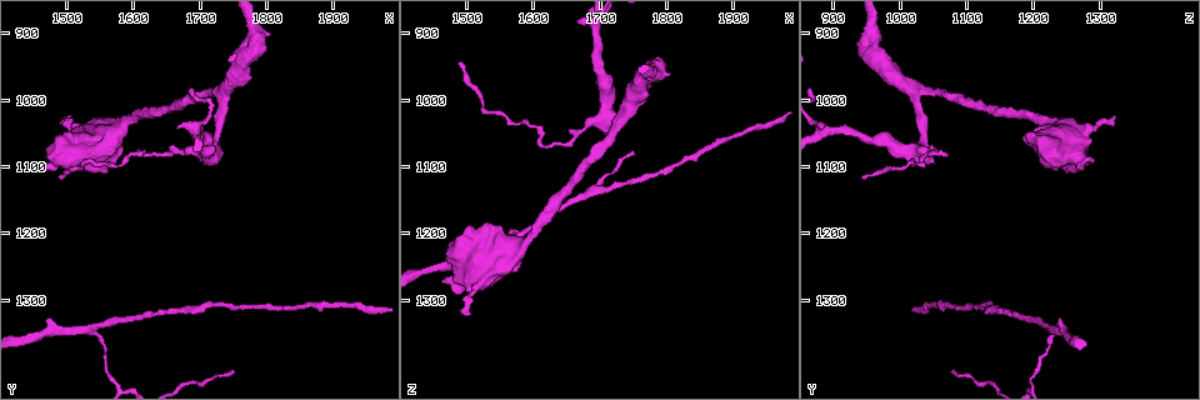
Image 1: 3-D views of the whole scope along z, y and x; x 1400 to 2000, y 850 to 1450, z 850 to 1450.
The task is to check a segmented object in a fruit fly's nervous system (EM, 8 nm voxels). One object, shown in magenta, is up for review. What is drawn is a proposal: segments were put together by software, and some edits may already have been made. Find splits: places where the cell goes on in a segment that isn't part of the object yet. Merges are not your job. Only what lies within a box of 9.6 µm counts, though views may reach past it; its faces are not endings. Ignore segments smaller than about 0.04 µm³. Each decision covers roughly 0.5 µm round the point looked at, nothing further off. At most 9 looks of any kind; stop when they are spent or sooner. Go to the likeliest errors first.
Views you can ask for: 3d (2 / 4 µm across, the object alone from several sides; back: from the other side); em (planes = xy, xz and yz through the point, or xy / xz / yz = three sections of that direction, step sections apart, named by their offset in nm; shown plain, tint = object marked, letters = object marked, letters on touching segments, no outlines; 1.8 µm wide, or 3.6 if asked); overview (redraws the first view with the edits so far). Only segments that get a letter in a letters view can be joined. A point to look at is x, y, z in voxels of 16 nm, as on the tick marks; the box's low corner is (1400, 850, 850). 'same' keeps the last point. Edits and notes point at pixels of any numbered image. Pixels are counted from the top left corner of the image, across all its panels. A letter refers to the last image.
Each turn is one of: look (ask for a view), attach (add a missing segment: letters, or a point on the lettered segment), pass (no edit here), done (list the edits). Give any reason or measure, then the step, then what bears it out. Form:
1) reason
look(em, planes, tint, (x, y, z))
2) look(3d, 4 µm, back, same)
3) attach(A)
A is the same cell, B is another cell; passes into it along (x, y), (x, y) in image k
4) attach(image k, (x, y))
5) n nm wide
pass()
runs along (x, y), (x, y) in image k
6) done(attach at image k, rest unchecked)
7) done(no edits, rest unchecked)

tapers out
look(3d, 4 µm, (1490, 1115, 945))

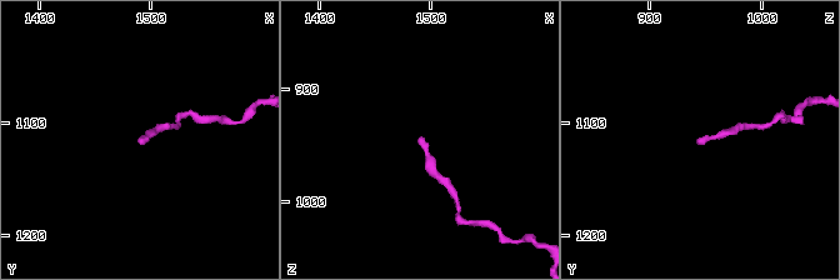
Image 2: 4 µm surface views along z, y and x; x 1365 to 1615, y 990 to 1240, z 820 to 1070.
look(em, planes, letters, (1490, 1116, 944))

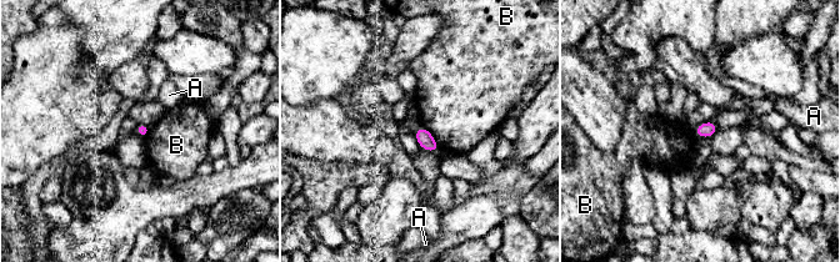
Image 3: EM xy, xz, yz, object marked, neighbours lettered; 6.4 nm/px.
pass()
A and B are other cells; border along (420, 125), (430, 132), (440, 149) in image 3; none of them fits

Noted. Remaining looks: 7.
look(em, planes, tint, (1785, 920, 955))

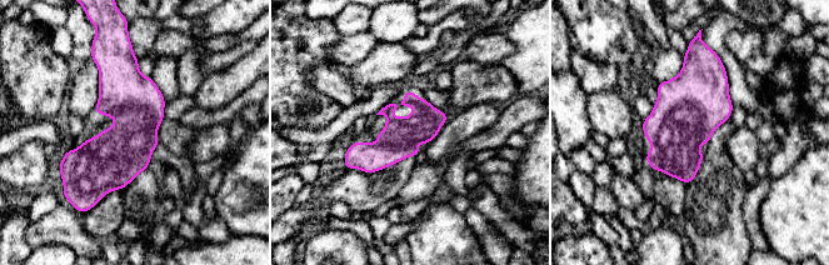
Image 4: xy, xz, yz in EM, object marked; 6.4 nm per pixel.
look(em, planes, letters, same)

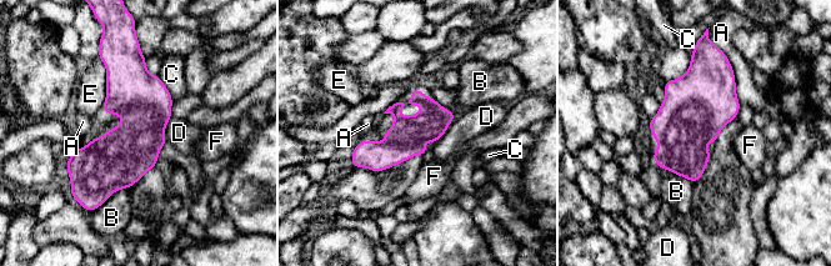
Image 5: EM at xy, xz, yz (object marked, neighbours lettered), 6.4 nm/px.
pass()
A, B, C, D, E and F are other cells; border along (456, 115), (447, 130), (431, 144) in image 5; no lettered segment goes on from it

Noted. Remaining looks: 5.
arms part here
look(em, xy, step 4, letters, (1710, 1080, 1030))

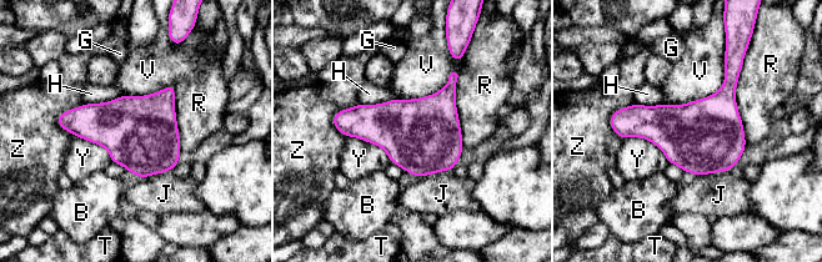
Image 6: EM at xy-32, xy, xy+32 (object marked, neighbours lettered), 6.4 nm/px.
480 nm wide
pass()
B, G, H, J, R, T, V, Y and Z are other cells; border along (725, 53), (716, 91), (660, 105) in image 6; no lettered segment goes on from it

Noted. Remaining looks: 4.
thick end
look(em, xy, step 4, tint, (1465, 1105, 1275))

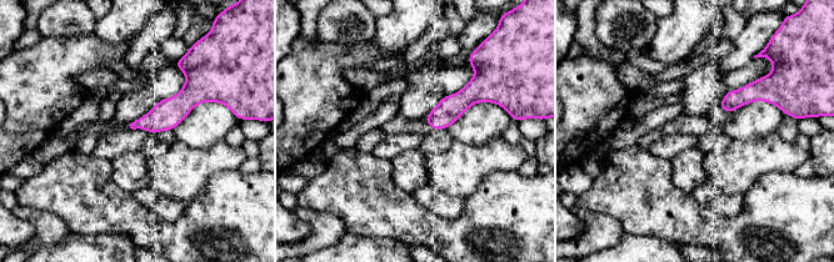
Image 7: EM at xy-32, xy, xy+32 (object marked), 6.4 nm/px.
look(em, planes, letters, same)

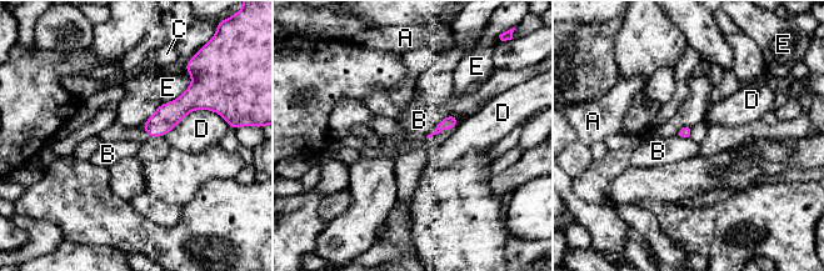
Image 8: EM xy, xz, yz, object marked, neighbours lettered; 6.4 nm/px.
pass()
A, B, C, D and E are other cells; none of them fits

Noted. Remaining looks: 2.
done(no edits, rest unchecked)

